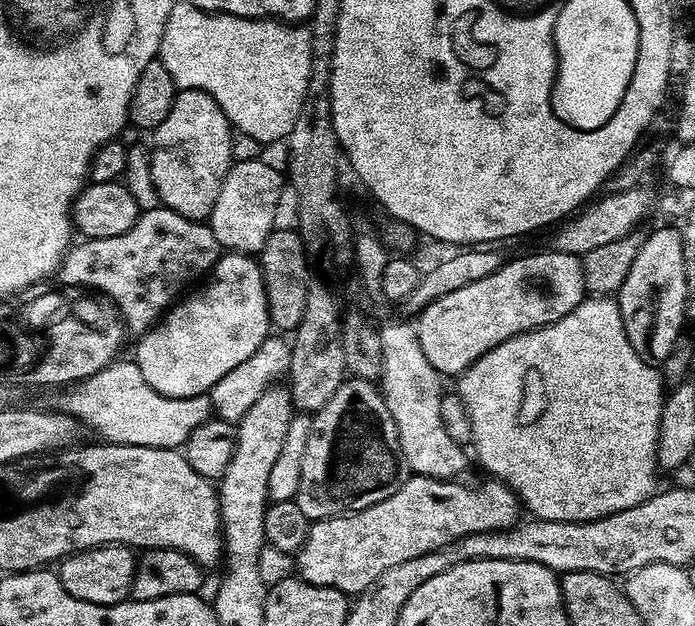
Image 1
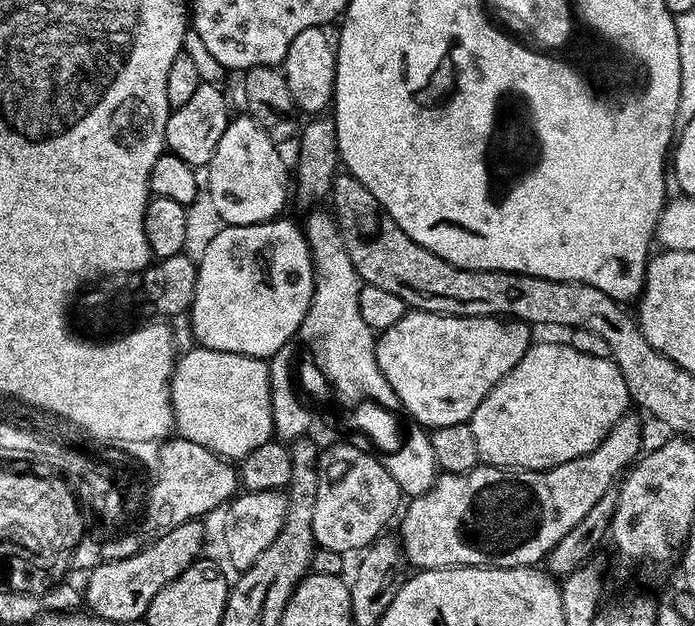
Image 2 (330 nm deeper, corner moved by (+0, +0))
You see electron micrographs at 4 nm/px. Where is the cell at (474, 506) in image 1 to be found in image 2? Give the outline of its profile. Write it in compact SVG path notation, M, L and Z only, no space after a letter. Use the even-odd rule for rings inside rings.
M625 414L621 416L619 422L608 431L607 436L605 436L604 440L594 449L594 451L589 452L586 456L574 458L570 462L562 462L553 468L546 468L542 472L529 472L527 470L505 471L503 468L477 466L471 468L468 472L463 472L462 474L454 474L453 472L450 472L437 475L432 488L426 490L422 496L411 497L411 499L407 501L406 507L403 509L402 517L404 516L404 521L400 524L400 532L398 531L398 536L402 541L405 561L407 561L411 567L413 564L413 569L416 570L423 570L425 568L458 568L461 566L467 566L470 568L527 568L529 566L539 565L548 555L548 552L552 551L554 546L557 546L558 542L560 542L561 539L578 524L578 522L582 522L582 518L585 518L586 514L593 509L598 498L602 497L602 494L605 494L608 488L613 487L613 485L617 483L618 477L621 473L623 473L625 469L627 469L629 465L641 455L641 452L640 424L634 417L632 417L632 414Z

